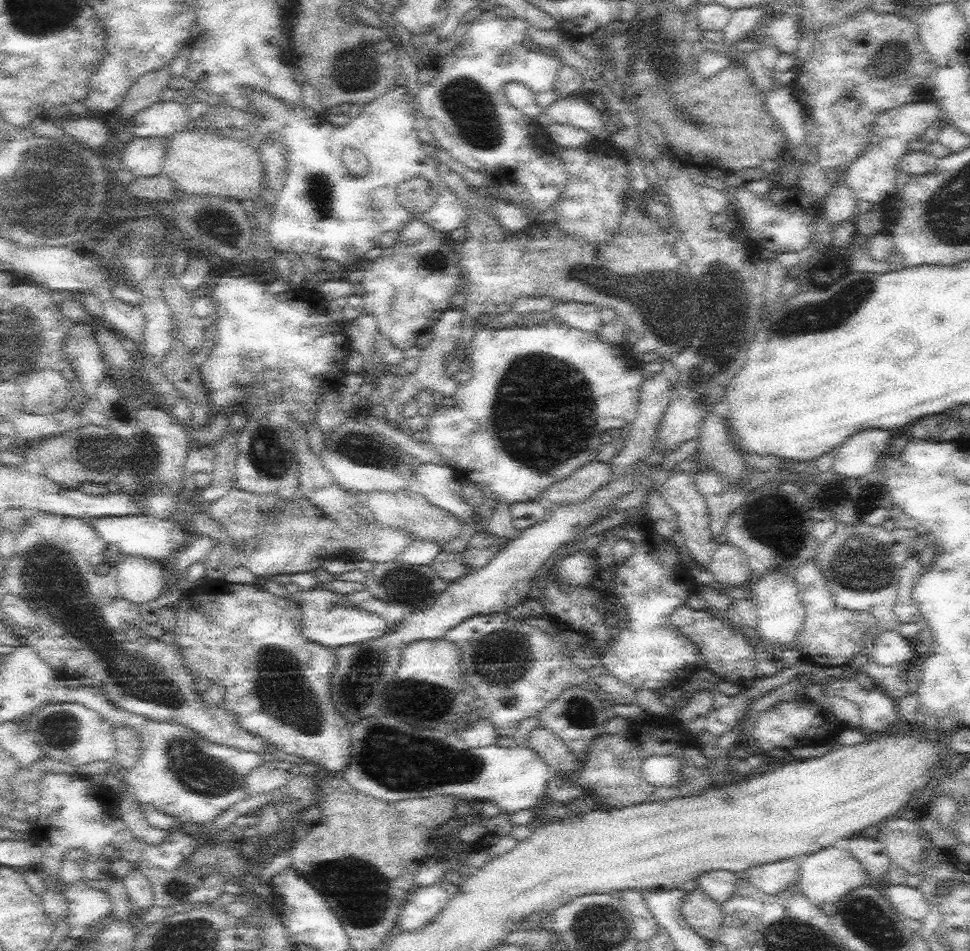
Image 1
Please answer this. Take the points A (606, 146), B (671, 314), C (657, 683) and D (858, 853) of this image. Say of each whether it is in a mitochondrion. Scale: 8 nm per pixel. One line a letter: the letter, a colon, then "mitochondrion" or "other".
A: other
B: mitochondrion
C: other
D: other

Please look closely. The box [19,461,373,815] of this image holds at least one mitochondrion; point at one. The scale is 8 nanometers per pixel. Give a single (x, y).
(139, 678)

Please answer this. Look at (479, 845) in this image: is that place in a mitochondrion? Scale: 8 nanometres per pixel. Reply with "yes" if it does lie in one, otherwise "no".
no

